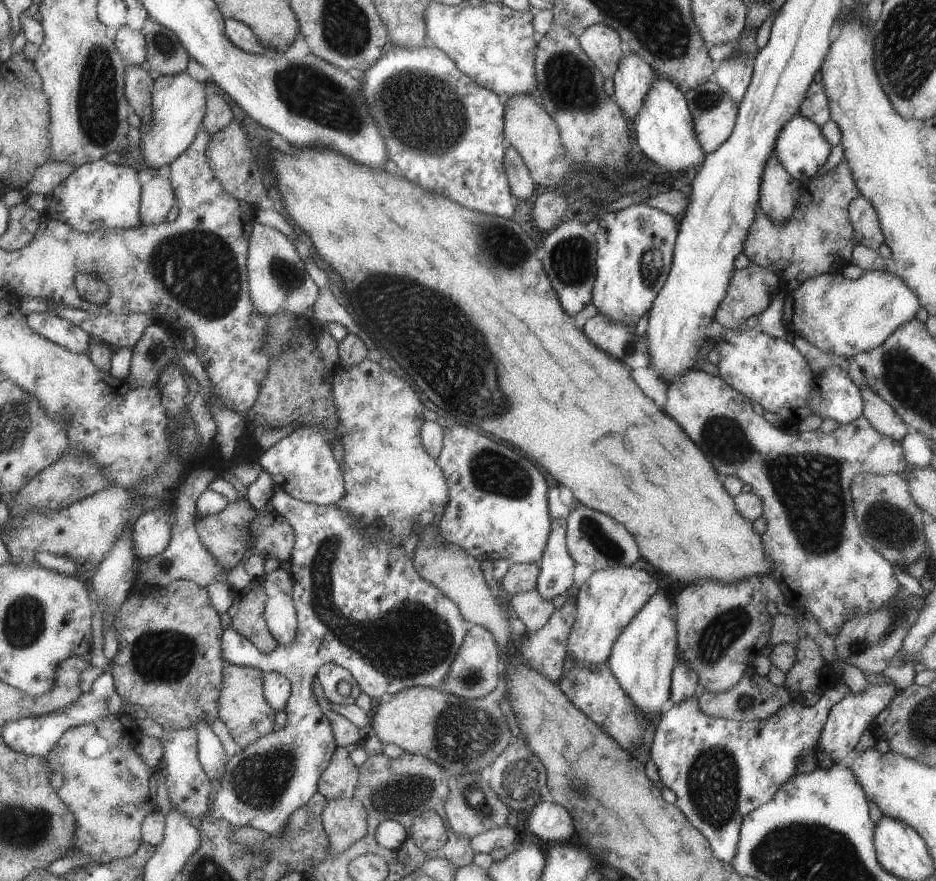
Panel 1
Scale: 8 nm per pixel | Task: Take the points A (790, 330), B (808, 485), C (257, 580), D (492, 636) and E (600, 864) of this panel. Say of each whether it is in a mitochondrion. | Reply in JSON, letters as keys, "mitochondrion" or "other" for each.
{"A":"other","B":"mitochondrion","C":"other","D":"other","E":"other"}

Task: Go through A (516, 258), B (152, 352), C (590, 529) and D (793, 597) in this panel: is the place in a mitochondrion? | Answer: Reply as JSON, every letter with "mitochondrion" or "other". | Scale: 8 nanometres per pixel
{"A":"mitochondrion","B":"mitochondrion","C":"mitochondrion","D":"other"}

